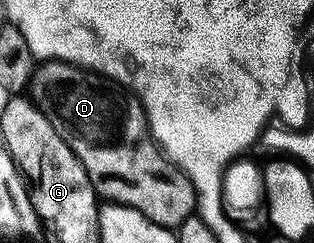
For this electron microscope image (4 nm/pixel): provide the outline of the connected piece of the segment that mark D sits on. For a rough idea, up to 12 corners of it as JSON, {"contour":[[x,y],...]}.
{"contour":[[69,61],[30,97],[97,198],[179,227],[195,188],[131,88]]}

